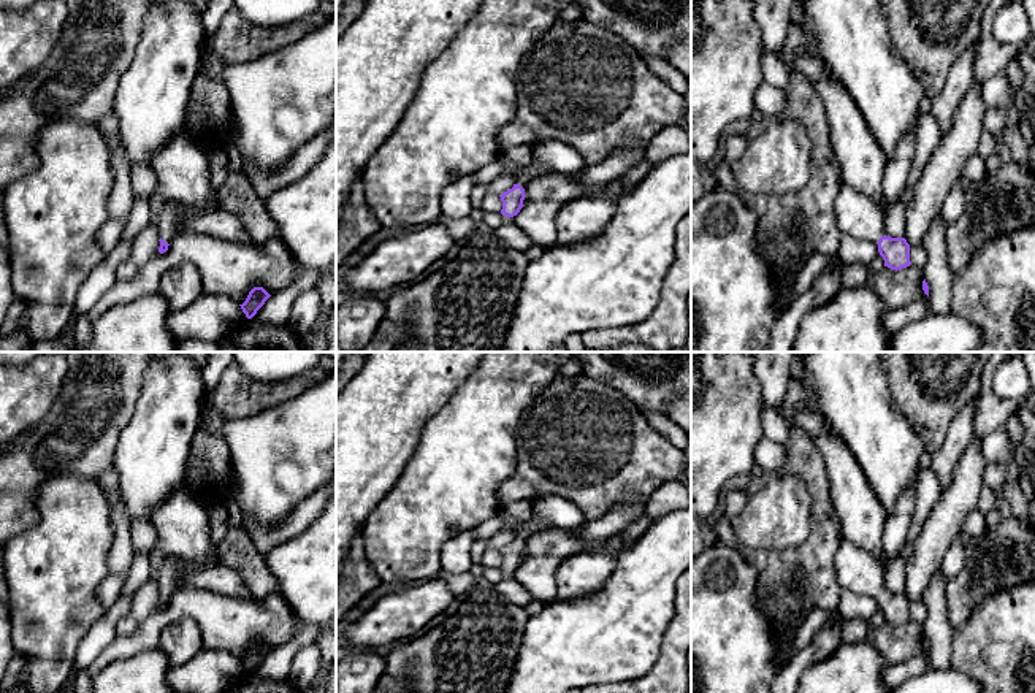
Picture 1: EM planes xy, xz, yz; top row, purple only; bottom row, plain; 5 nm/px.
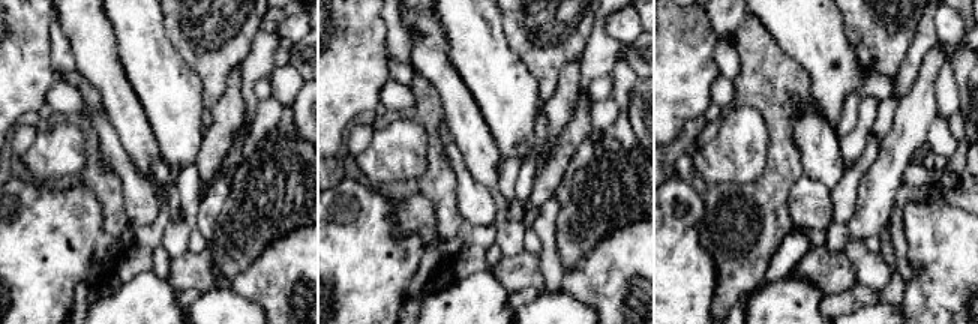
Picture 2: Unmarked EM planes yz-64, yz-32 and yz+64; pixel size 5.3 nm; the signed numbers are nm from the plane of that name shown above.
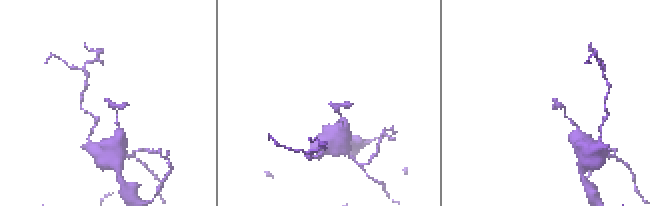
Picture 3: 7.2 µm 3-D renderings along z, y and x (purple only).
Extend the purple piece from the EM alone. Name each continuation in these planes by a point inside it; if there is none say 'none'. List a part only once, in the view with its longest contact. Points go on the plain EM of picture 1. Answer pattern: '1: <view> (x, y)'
1: yz (856, 570)

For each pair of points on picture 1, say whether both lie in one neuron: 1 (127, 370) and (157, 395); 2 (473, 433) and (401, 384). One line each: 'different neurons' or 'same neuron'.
1: different neurons
2: different neurons

